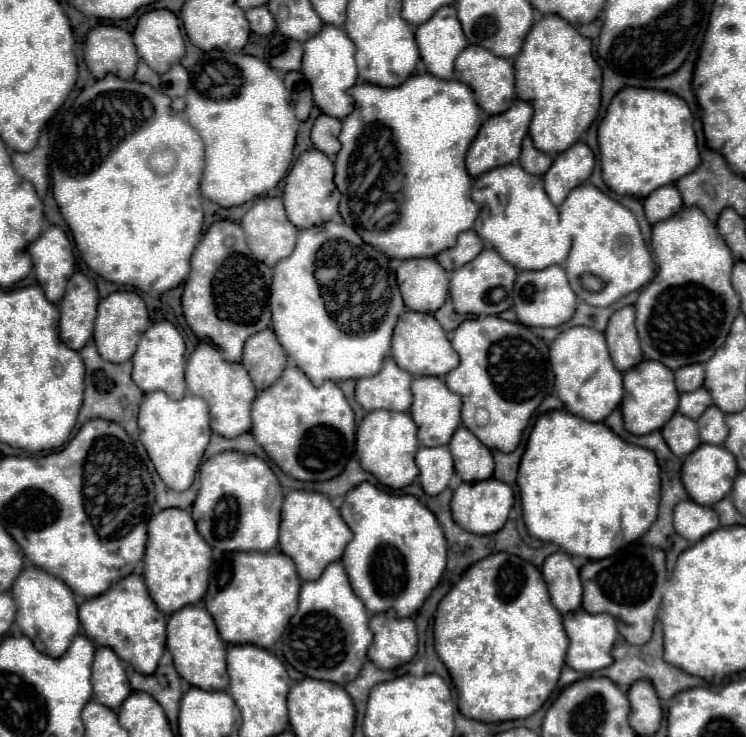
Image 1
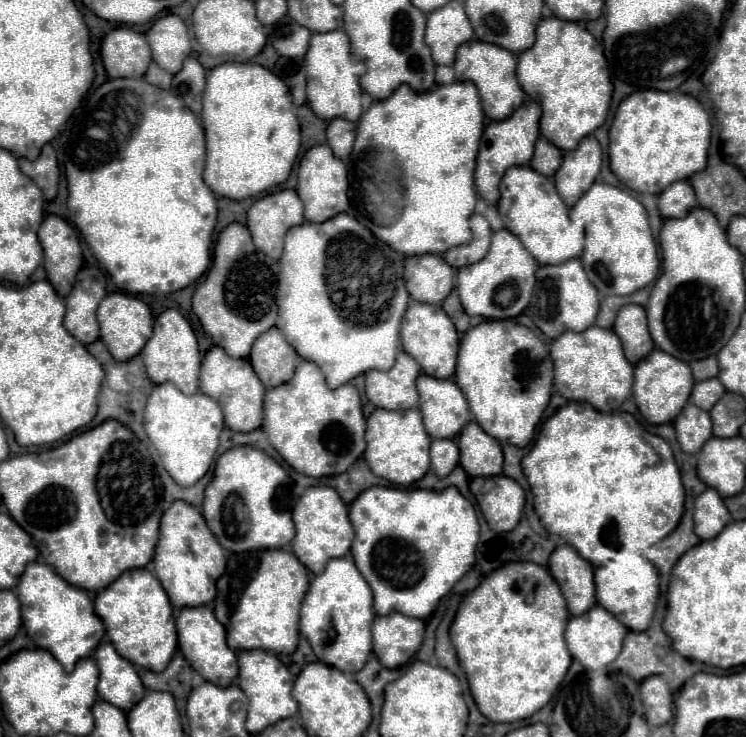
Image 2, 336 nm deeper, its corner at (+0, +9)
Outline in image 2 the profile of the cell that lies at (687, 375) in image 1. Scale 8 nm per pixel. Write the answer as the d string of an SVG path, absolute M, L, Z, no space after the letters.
M705 357L703 361L693 361L691 363L691 369L693 369L695 381L705 381L705 379L717 377L717 373L719 373L717 359L715 357Z

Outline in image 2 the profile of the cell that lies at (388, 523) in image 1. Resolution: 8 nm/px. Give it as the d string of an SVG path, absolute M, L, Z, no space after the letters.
M369 487L351 503L349 517L355 527L351 553L357 569L373 589L377 615L389 615L397 611L407 617L427 619L435 611L441 597L445 597L475 563L479 519L473 503L467 501L457 487L447 487L443 491Z

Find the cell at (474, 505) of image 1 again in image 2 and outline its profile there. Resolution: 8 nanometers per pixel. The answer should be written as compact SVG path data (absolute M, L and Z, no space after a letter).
M475 477L471 493L477 497L481 513L495 533L515 529L525 505L525 491L511 477Z

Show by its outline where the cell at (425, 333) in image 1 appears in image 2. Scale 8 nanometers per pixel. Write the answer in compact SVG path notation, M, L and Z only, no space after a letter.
M411 303L403 323L401 323L401 345L403 351L415 357L415 361L421 365L423 373L439 379L451 379L455 373L455 361L457 361L457 349L459 349L459 335L447 313L439 305L419 305Z

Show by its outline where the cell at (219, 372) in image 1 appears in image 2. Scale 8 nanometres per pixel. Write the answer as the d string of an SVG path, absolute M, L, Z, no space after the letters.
M219 347L209 349L203 359L203 369L199 375L199 389L221 405L225 413L225 425L229 429L247 433L263 425L265 387L255 377L255 371L251 369L251 363L247 359L233 359Z

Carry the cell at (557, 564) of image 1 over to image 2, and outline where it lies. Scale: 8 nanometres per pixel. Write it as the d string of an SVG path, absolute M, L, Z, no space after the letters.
M571 545L557 547L549 559L549 571L563 589L571 615L583 615L595 605L593 565L585 561Z

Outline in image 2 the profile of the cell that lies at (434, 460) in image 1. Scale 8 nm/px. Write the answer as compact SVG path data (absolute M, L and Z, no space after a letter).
M433 441L431 443L431 467L439 477L447 477L459 463L459 447L455 441Z

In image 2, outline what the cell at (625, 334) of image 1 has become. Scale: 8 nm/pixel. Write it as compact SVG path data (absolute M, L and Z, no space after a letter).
M625 305L619 309L613 331L619 335L625 357L629 363L639 363L647 353L653 351L653 341L647 331L647 315L641 305Z

